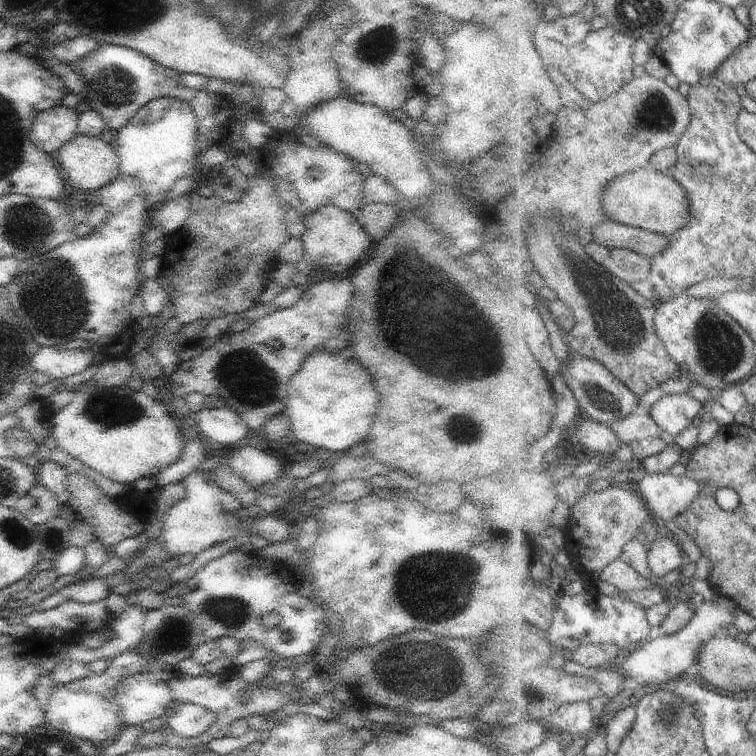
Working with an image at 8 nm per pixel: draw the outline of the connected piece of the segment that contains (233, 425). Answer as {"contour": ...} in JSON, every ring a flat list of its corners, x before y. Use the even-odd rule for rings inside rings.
{"contour":[[230,407,220,408,205,408,202,409,196,416,197,429,199,432,213,444,218,446,232,446,236,447,240,444,246,443,244,440,248,440,248,432,252,432,246,422,242,420,242,417]]}

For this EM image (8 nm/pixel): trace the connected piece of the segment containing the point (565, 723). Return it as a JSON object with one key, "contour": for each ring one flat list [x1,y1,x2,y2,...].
{"contour":[[589,701,561,704,560,707,550,718,554,718,558,733,562,728,561,735,564,735,564,730,572,730,571,738,578,740,600,726,600,719,594,714]]}

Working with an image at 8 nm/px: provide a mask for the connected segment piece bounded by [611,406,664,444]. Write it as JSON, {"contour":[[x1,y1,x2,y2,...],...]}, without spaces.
{"contour":[[638,406,630,416,611,426,622,442,631,444,643,438,658,438,664,429,654,420,651,410]]}

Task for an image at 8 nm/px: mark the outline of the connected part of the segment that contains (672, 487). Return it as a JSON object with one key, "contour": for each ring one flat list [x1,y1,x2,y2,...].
{"contour":[[670,472,648,473,637,485,660,524,675,520,703,494,700,481,687,475,676,476]]}

